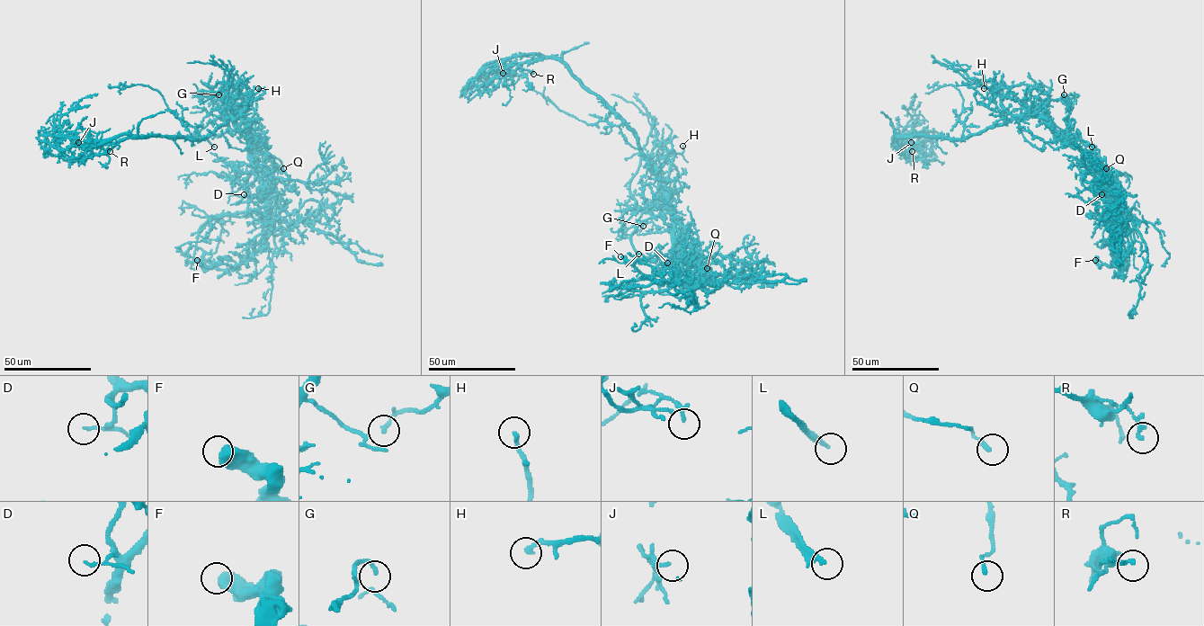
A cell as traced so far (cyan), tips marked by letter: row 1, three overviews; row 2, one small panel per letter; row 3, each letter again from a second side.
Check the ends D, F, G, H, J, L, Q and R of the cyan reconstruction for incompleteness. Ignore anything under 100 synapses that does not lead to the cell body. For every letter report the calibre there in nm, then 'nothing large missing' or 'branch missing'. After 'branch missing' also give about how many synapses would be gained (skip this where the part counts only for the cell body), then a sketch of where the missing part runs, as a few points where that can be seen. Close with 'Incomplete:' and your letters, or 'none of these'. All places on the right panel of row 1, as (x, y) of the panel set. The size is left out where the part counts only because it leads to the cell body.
D: 120 nm thick; nothing large missing
F: 650 nm thick; nothing large missing
G: 130 nm thick; nothing large missing
H: 220 nm thick; nothing large missing
J: 140 nm thick; nothing large missing
L: 280 nm thick; branch missing; missing branch runs (1092, 147), (1097, 149), (1080, 134), (1079, 88)
Q: 170 nm thick; nothing large missing
R: 140 nm thick; nothing large missing
Incomplete: L

